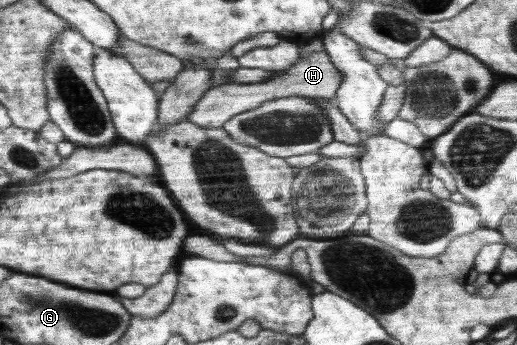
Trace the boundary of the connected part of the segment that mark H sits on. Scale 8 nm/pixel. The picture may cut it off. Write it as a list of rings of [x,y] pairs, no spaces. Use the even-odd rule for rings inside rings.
[[[322,49],[321,52],[299,52],[299,60],[284,71],[278,71],[274,77],[265,82],[256,83],[220,83],[216,88],[210,88],[192,107],[188,113],[188,122],[198,124],[202,128],[220,128],[232,116],[241,112],[248,112],[248,109],[258,108],[263,103],[275,99],[284,99],[288,96],[304,96],[309,99],[319,98],[320,100],[334,100],[335,93],[341,88],[343,79],[342,72],[331,62],[331,57]]]

